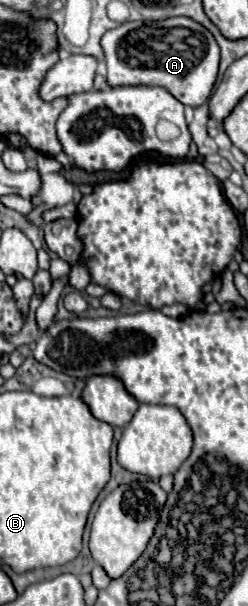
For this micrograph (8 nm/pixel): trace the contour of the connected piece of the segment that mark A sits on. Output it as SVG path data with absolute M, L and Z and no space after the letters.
M170 17L164 21L128 21L102 37L106 55L106 81L110 87L160 85L180 103L198 107L208 101L216 75L220 49L212 33L190 17Z

